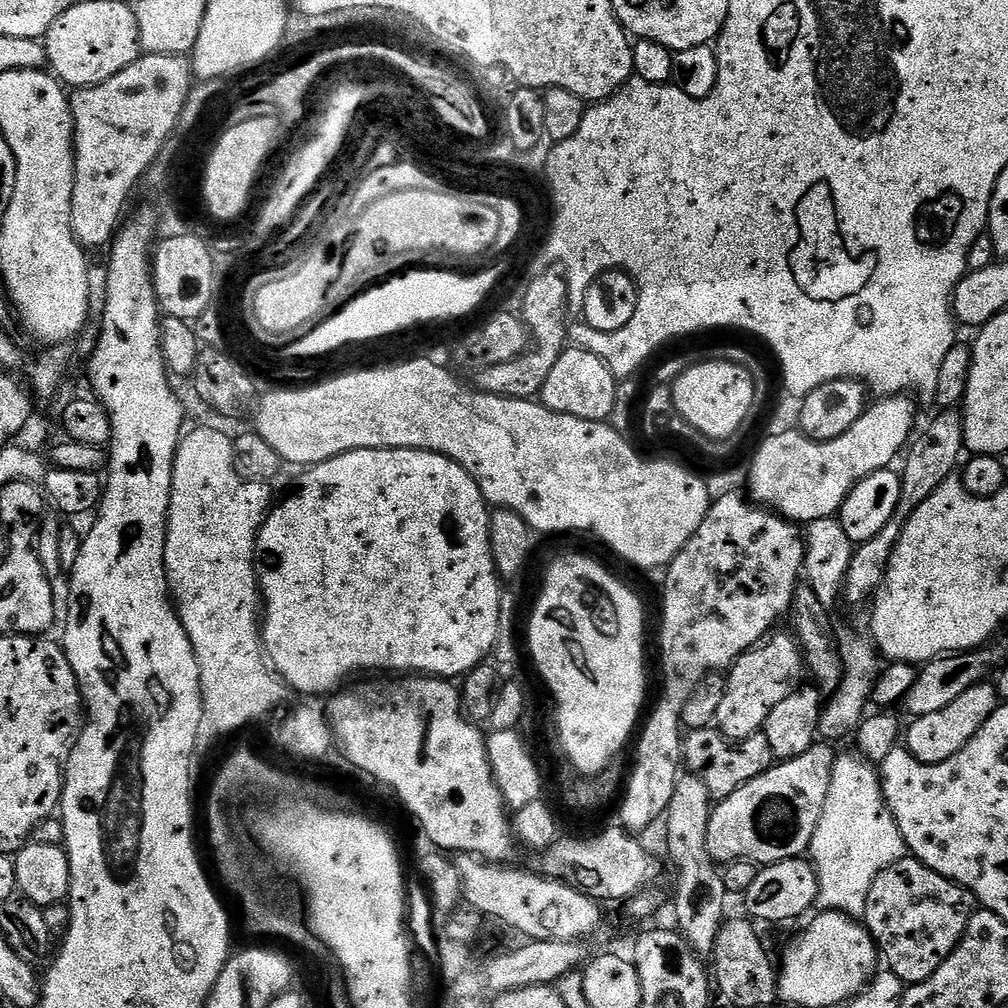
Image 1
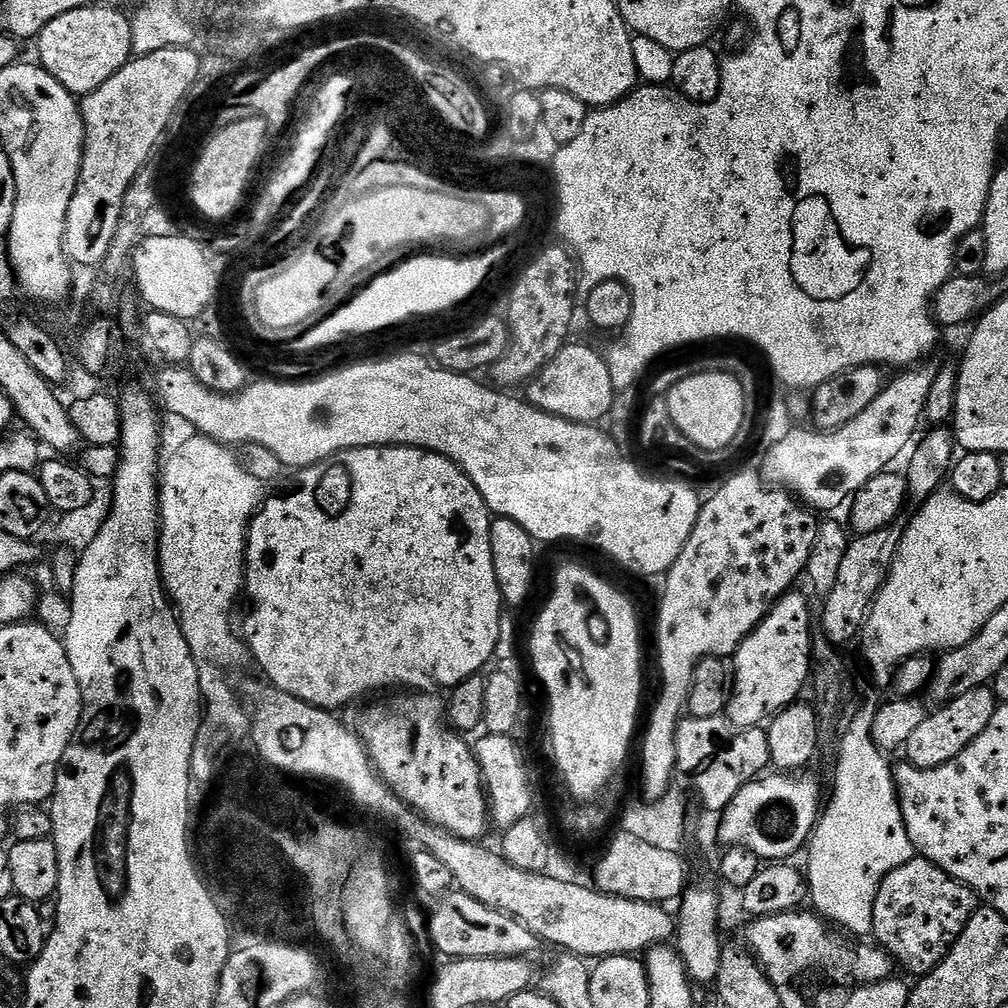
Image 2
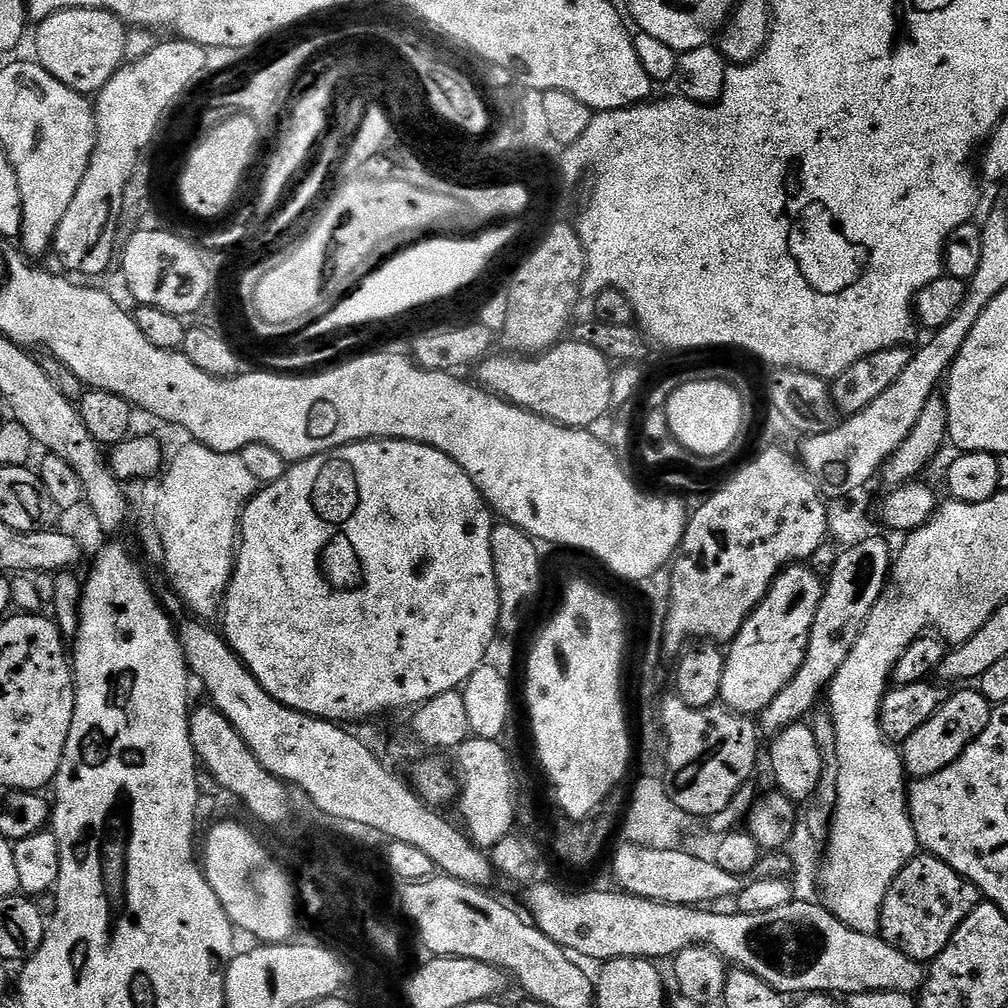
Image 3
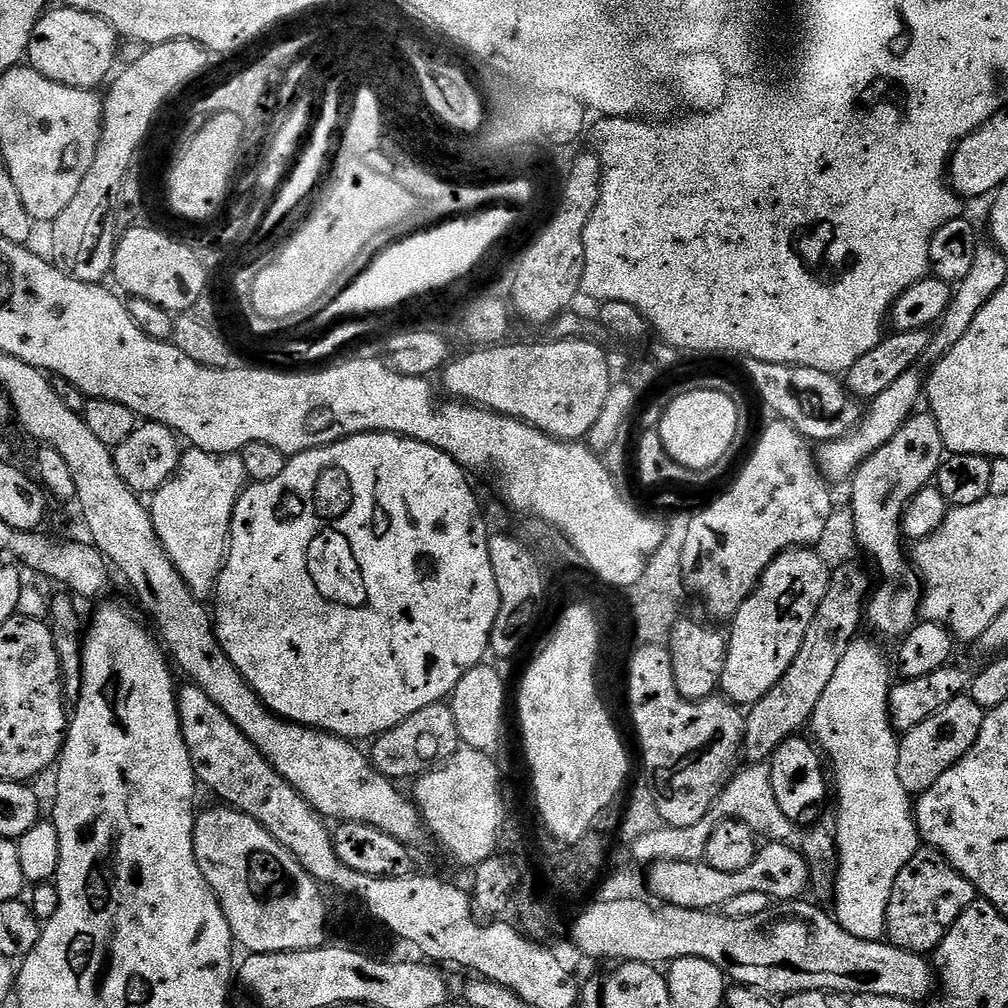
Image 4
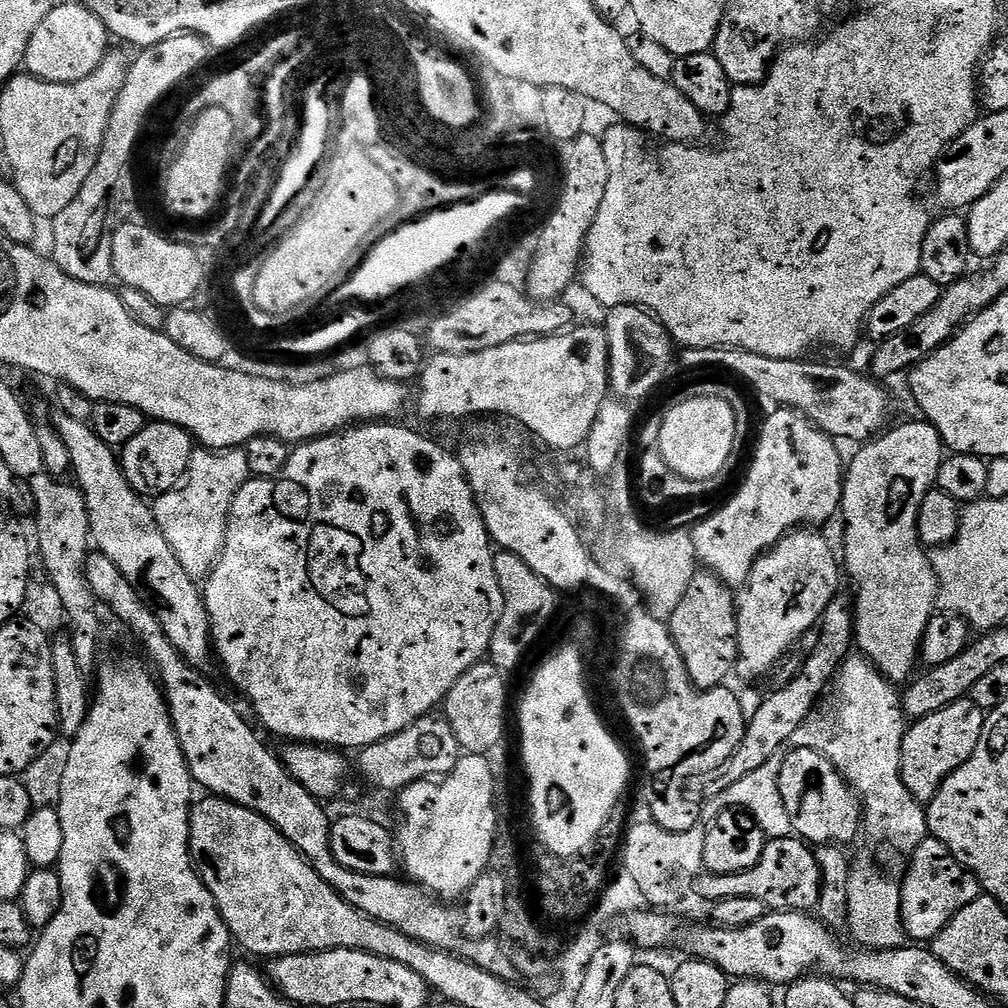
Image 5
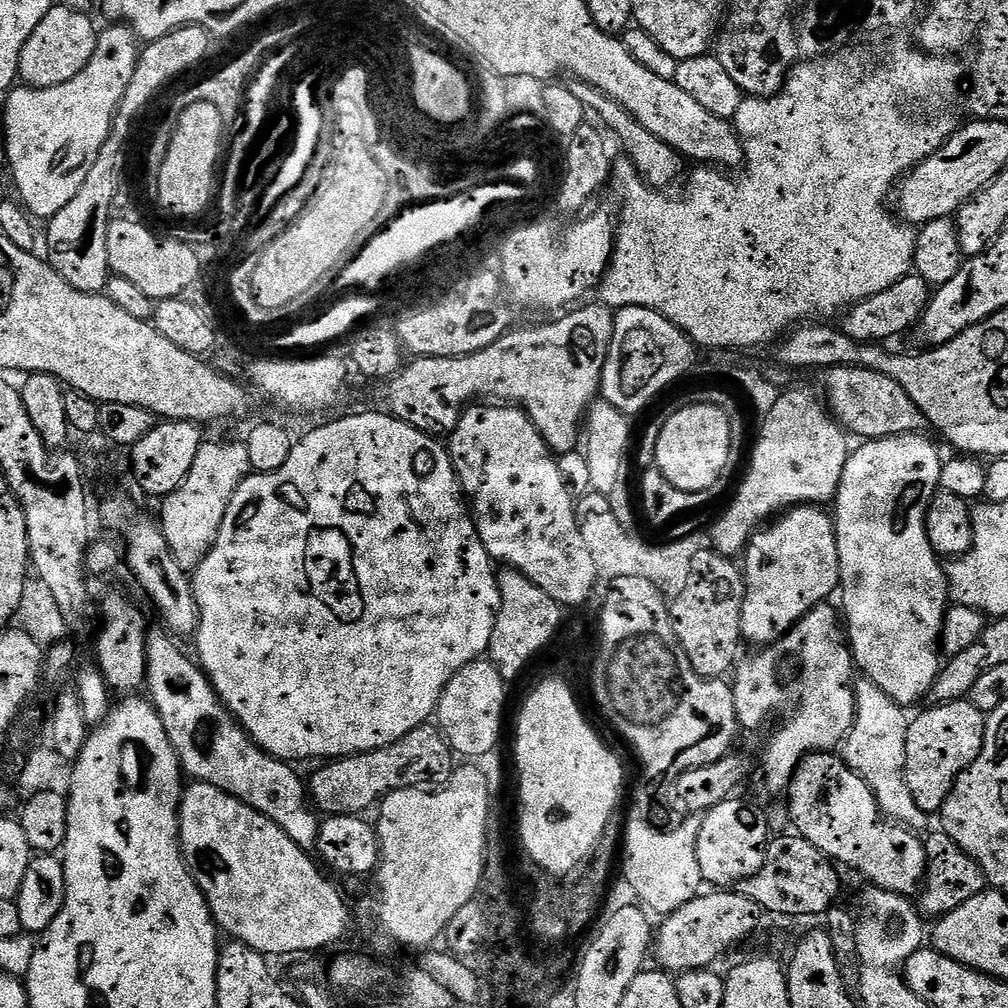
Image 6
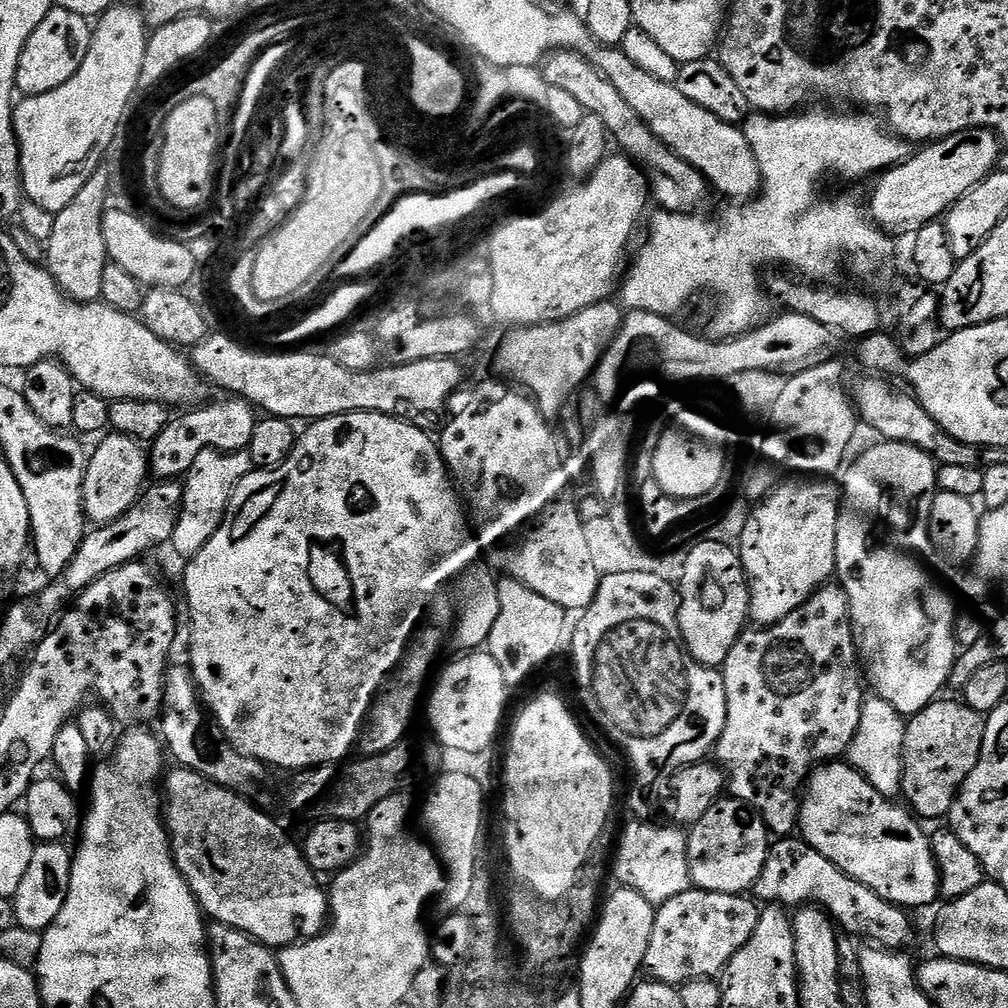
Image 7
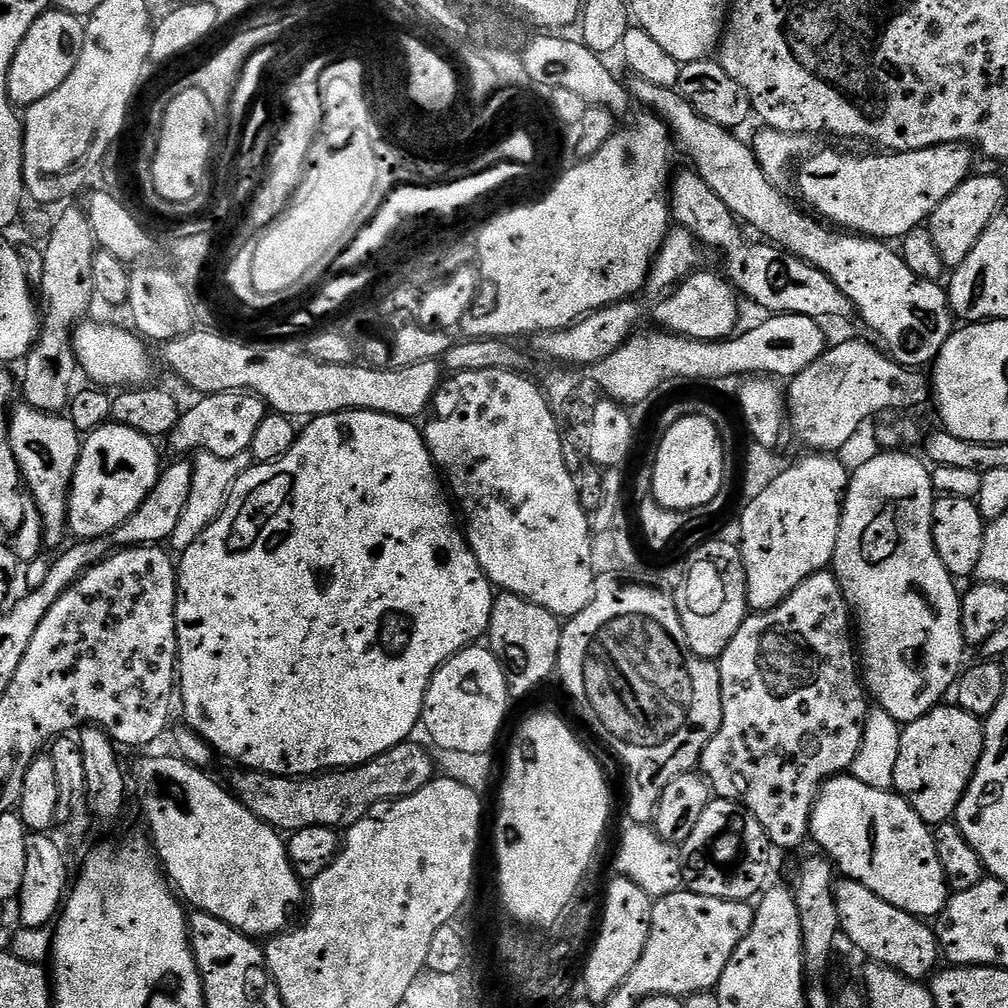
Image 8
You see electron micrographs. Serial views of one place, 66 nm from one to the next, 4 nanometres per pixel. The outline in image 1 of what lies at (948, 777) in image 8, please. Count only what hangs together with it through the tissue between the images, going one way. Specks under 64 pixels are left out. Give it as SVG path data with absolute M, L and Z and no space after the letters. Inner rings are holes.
M981 682L970 686L970 690L966 690L966 694L962 694L955 702L950 702L950 706L937 710L935 714L917 716L909 728L907 725L906 747L909 754L923 764L941 764L954 758L954 754L958 754L958 750L962 750L962 746L966 746L966 742L978 734L978 730L982 730L982 726L996 713L1001 703L995 683Z

